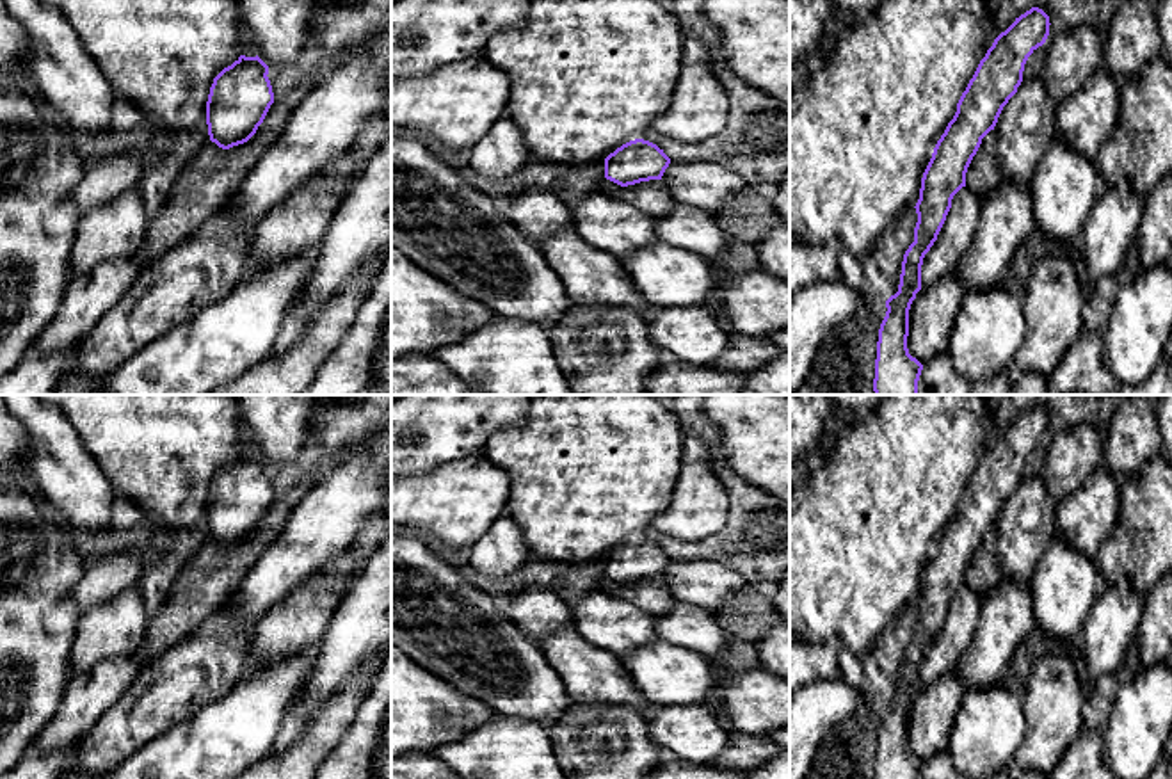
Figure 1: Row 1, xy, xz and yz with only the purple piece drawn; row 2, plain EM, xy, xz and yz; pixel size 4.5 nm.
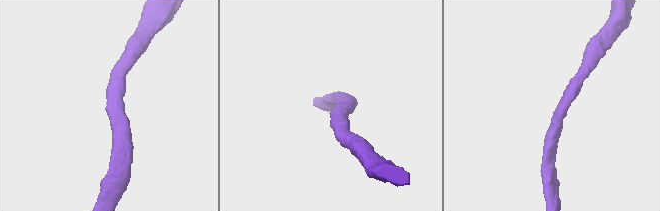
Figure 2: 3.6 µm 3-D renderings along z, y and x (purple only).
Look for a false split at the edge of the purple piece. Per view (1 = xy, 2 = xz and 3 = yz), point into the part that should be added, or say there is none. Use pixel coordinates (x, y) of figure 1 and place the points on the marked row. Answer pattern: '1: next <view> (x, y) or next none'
1: next none
2: next none
3: next none

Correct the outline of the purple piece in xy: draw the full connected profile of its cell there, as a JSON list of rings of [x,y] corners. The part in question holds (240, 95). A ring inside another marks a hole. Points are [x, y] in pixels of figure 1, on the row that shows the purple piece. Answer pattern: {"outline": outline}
{"outline": [[[240,55],[210,87],[206,124],[210,141],[222,149],[247,142],[263,123],[274,92],[269,66],[256,55]]]}

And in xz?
{"outline": [[[635,139],[605,158],[605,178],[621,185],[662,180],[670,158],[656,144]]]}

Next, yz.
{"outline": [[[1032,7],[1001,32],[962,92],[957,112],[937,141],[923,173],[914,242],[903,254],[898,292],[886,301],[875,359],[875,395],[918,395],[923,365],[909,354],[909,309],[921,290],[921,265],[951,208],[953,196],[966,187],[967,167],[982,139],[1023,82],[1028,57],[1046,43],[1049,16]]]}

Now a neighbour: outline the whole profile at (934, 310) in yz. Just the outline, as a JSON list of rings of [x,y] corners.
[[[957,272],[916,293],[909,309],[907,349],[921,365],[948,350],[964,295],[966,288]]]

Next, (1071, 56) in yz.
[[[1085,23],[1049,34],[1046,43],[1044,71],[1040,75],[1055,105],[1078,94],[1103,66],[1104,32]]]

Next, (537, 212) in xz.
[[[528,187],[514,194],[503,215],[534,244],[560,231],[574,231],[573,212],[553,189]]]

